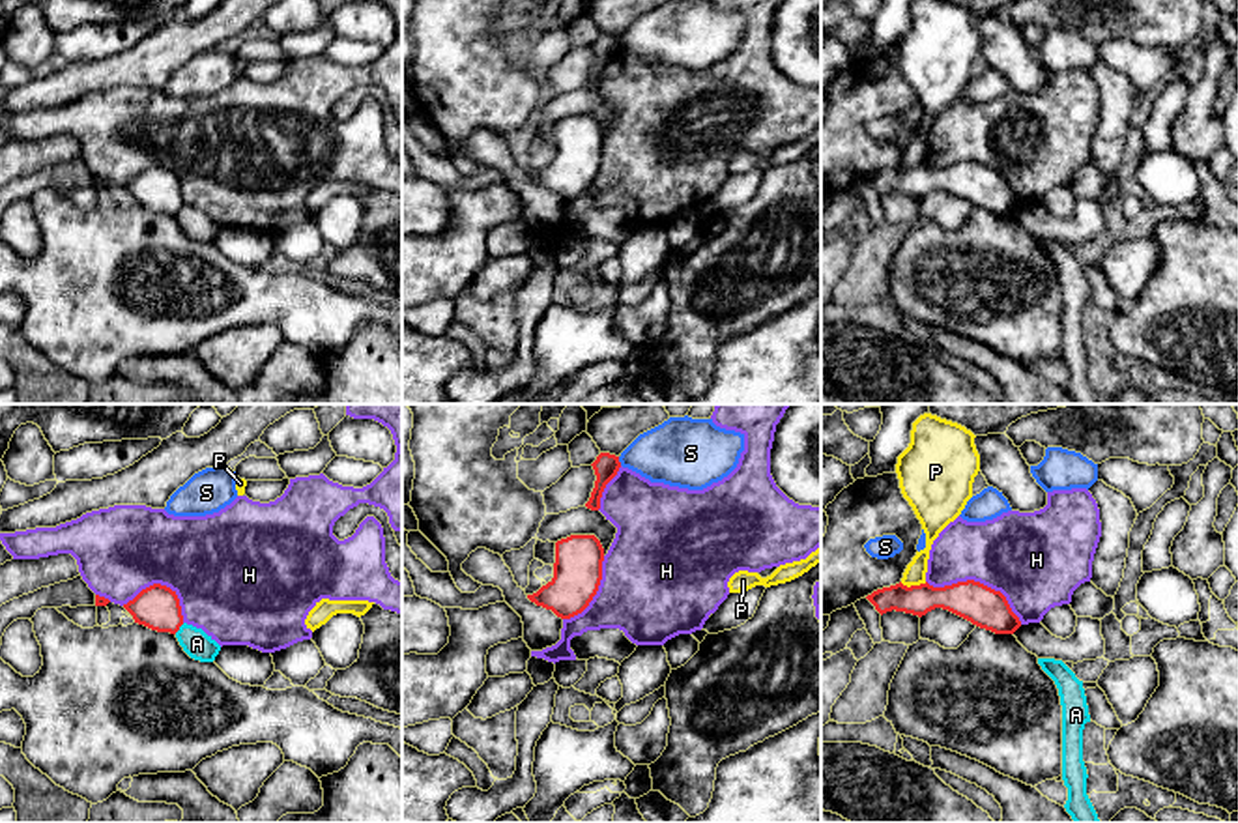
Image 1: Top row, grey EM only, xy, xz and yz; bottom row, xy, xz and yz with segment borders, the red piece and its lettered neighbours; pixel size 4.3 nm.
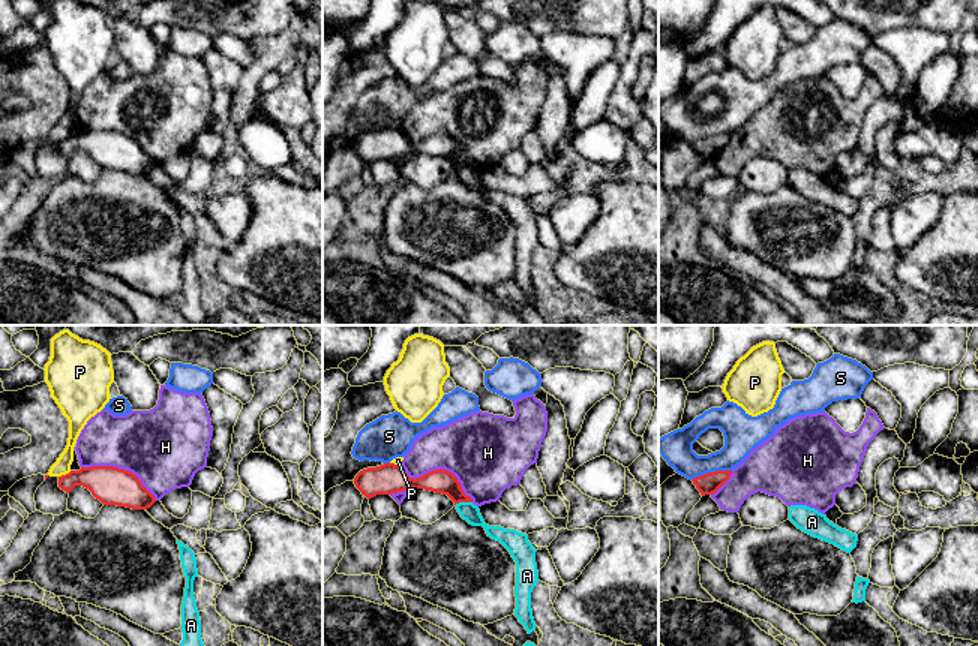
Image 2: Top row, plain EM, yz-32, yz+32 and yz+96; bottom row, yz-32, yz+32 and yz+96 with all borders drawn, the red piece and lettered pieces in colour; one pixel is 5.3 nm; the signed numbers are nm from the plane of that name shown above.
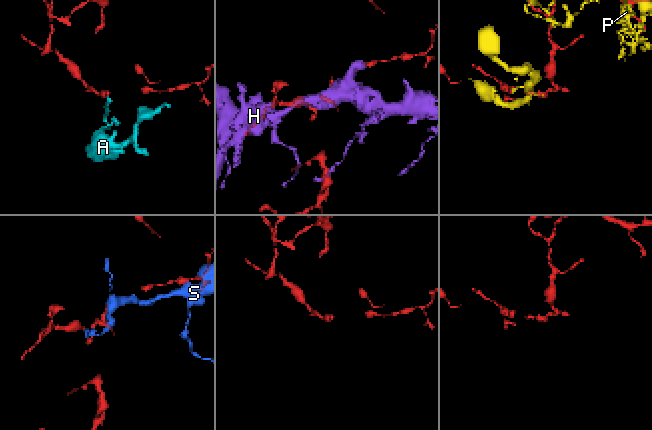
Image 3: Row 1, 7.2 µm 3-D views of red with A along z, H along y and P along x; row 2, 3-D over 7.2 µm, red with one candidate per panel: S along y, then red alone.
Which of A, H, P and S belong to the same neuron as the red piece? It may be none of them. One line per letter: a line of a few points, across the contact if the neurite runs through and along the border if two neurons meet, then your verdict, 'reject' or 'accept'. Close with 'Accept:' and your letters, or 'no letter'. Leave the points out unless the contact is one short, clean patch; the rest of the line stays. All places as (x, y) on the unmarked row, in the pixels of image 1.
A: line xy (184, 204), (174, 214); reject
H: reject
P: reject
S: line xz (618, 38), (621, 45); reject
Accept: no letter

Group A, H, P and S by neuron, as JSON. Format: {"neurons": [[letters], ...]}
{"neurons": [["A"], ["H"], ["P"], ["S"]]}

